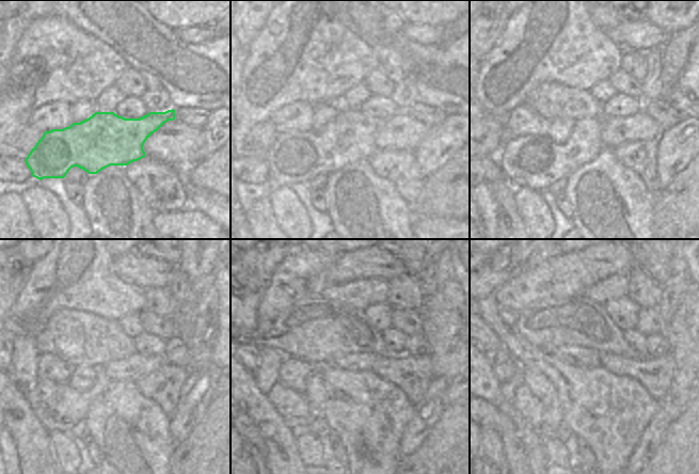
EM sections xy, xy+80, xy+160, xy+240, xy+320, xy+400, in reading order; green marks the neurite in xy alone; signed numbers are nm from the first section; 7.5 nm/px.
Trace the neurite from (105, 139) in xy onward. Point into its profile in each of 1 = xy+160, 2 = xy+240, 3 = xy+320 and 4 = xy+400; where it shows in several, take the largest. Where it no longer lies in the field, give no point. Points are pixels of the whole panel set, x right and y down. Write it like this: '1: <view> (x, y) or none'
1: xy+160 (535, 161)
2: xy+240 (59, 407)
3: xy+320 (294, 408)
4: xy+400 (529, 408)

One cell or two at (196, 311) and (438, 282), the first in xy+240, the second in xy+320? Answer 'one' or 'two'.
two

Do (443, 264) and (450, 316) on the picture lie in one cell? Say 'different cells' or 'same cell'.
different cells

